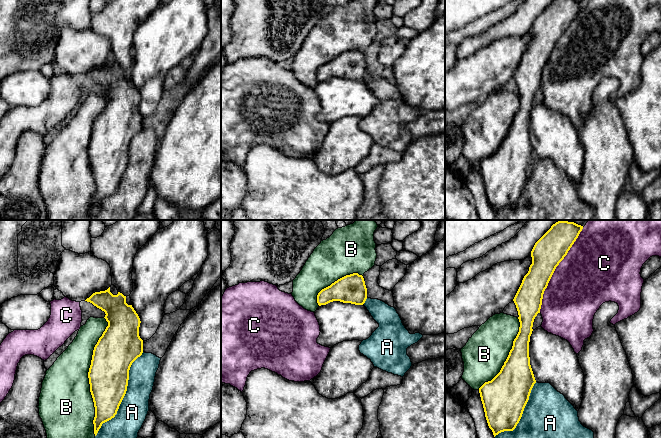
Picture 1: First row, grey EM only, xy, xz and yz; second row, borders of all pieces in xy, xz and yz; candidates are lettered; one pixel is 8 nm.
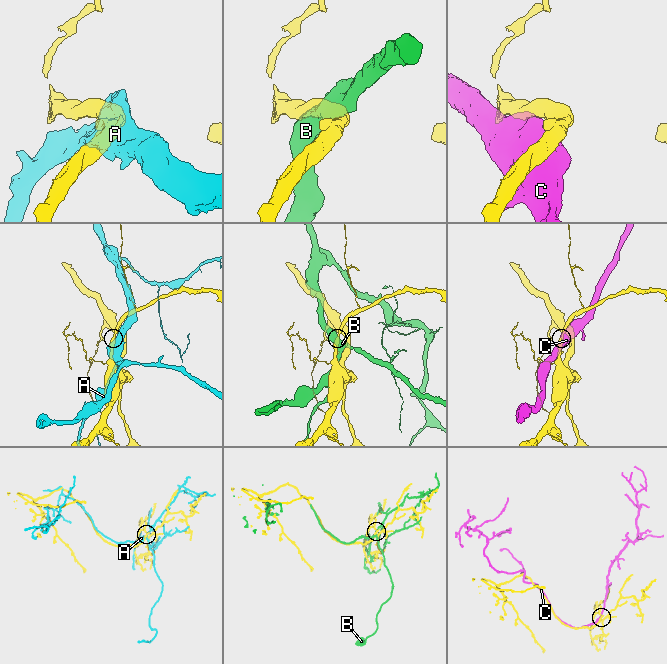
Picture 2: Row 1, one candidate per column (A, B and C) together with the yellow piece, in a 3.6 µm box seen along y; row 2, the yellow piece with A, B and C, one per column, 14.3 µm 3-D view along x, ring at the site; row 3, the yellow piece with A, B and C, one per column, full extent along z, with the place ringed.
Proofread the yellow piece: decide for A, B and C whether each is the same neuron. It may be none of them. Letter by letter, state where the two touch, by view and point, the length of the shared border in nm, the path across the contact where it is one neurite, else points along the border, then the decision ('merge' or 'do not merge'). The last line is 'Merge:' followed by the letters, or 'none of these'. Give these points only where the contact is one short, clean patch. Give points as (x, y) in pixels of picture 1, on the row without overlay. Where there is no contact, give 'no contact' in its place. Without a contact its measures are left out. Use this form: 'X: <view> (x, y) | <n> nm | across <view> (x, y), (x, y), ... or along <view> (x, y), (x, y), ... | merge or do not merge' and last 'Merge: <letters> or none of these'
A: xy (124, 171) | 800 nm | do not merge
B: xy (88, 152) | 950 nm | do not merge
C: yz (554, 46) | 750 nm | do not merge
Merge: none of these

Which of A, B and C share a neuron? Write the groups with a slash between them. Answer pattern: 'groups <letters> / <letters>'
groups A / B / C

